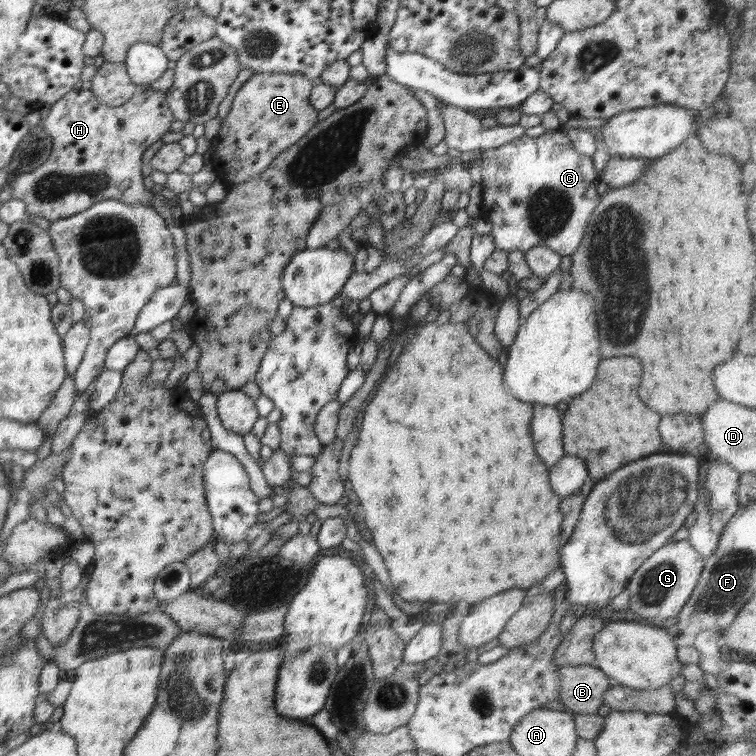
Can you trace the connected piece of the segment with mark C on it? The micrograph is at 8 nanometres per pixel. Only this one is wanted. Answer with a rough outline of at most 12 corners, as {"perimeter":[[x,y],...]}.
{"perimeter":[[563,128],[483,151],[495,248],[571,256],[601,199]]}

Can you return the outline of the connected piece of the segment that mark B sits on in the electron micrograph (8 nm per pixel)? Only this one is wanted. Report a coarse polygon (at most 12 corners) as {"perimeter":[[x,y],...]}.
{"perimeter":[[593,665],[562,666],[567,712],[597,713],[613,681]]}

